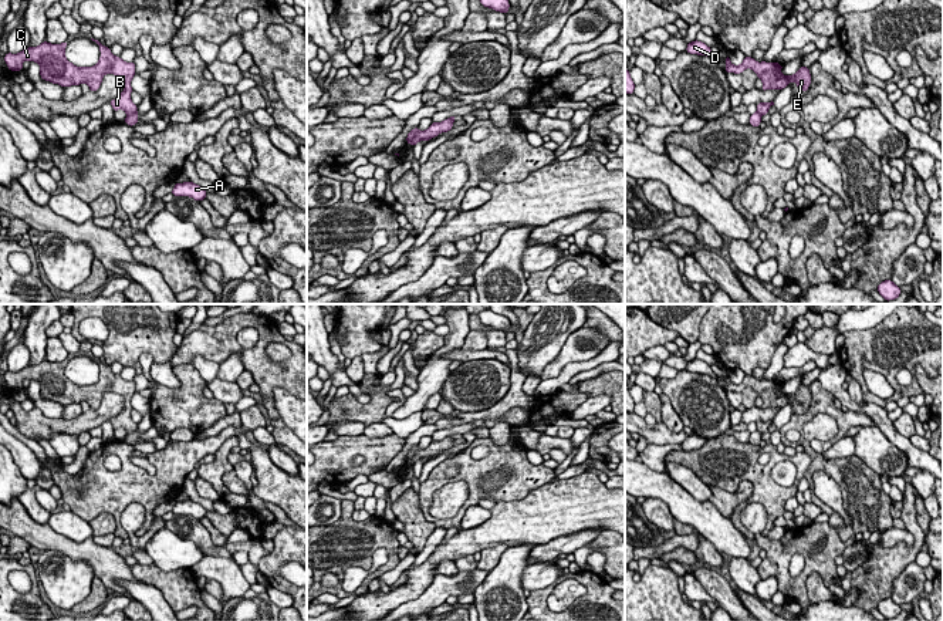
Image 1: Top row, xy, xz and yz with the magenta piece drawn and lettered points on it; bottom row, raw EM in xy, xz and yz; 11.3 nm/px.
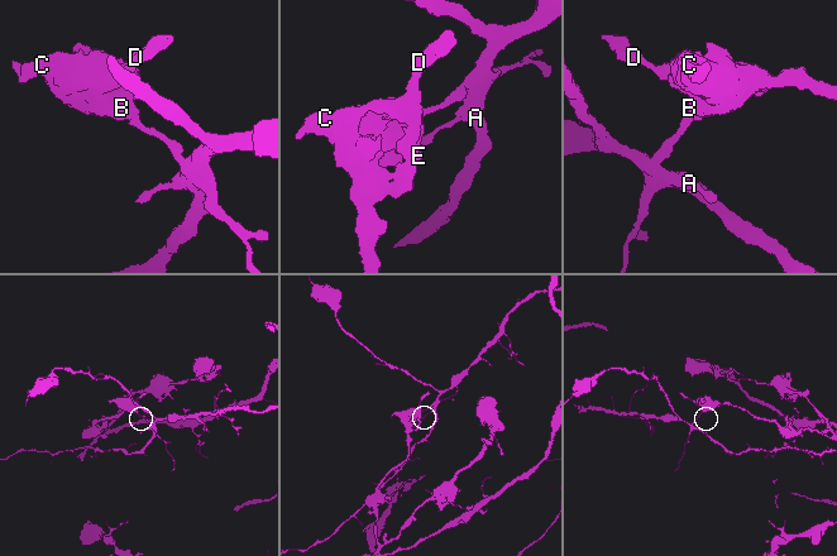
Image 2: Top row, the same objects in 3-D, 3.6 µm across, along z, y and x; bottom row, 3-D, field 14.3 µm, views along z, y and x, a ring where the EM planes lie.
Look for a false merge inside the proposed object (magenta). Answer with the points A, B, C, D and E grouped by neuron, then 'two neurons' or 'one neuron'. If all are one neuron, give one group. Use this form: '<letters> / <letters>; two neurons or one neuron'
A / B C D E; two neurons

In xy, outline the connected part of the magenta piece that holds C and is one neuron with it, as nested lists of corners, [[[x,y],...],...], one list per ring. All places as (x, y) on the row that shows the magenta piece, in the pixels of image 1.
[[[91,38],[99,47],[101,57],[97,65],[77,67],[65,58],[67,41],[61,44],[51,44],[43,41],[37,47],[27,47],[26,50],[11,54],[6,53],[4,63],[10,71],[21,71],[24,61],[36,61],[40,64],[40,77],[60,87],[81,85],[85,82],[89,91],[98,91],[105,74],[119,75],[125,80],[124,91],[109,104],[114,112],[124,109],[128,115],[136,112],[138,105],[131,101],[131,81],[135,75],[135,63],[126,63],[121,57],[111,53],[109,47],[104,47],[98,40]]]

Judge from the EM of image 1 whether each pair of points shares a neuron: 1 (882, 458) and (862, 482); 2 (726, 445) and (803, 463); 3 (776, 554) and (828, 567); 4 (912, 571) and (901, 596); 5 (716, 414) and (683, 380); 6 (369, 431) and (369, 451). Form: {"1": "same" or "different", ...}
{"1": "different", "2": "same", "3": "same", "4": "same", "5": "same", "6": "different"}

